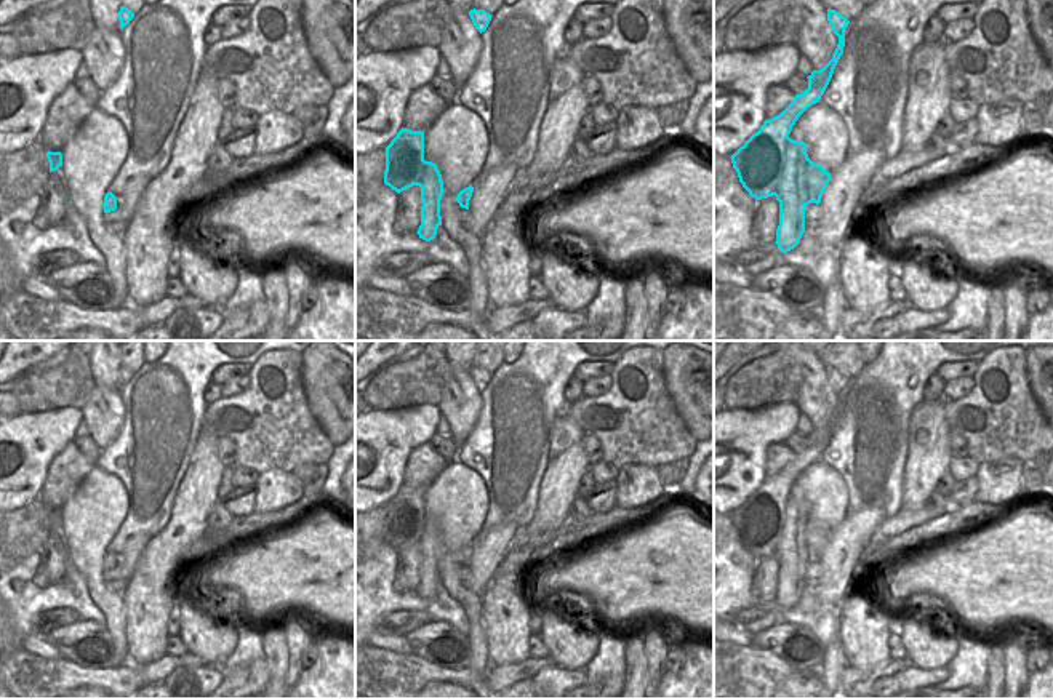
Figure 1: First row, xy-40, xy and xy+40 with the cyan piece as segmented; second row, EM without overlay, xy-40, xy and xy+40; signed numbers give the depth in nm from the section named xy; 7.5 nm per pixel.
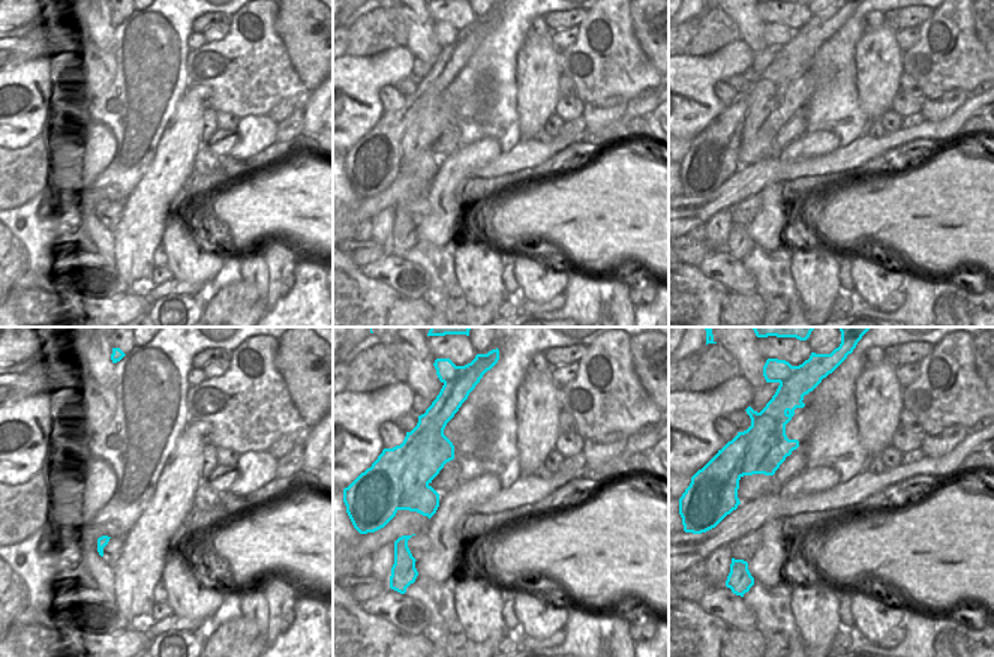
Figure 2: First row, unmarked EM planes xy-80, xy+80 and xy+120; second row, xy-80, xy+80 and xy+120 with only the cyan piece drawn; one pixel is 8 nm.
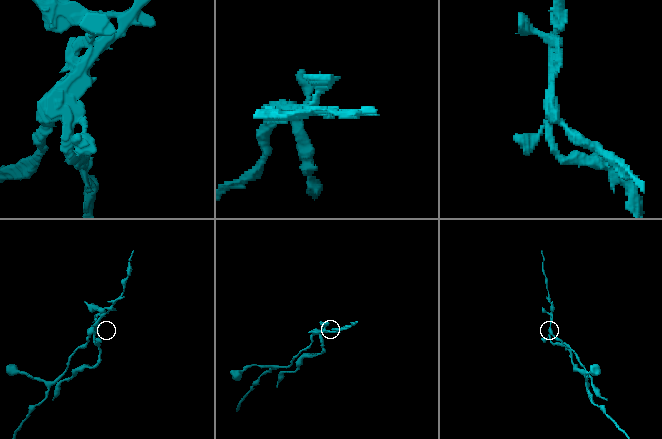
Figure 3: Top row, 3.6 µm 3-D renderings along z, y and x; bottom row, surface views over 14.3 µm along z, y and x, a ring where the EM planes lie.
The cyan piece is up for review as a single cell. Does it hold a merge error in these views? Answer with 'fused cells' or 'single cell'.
fused cells

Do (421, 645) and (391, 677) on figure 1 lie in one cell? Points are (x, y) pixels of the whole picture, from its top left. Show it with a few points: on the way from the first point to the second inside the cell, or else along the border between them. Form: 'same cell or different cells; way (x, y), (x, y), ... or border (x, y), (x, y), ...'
different cells; border (412, 653), (448, 667)

